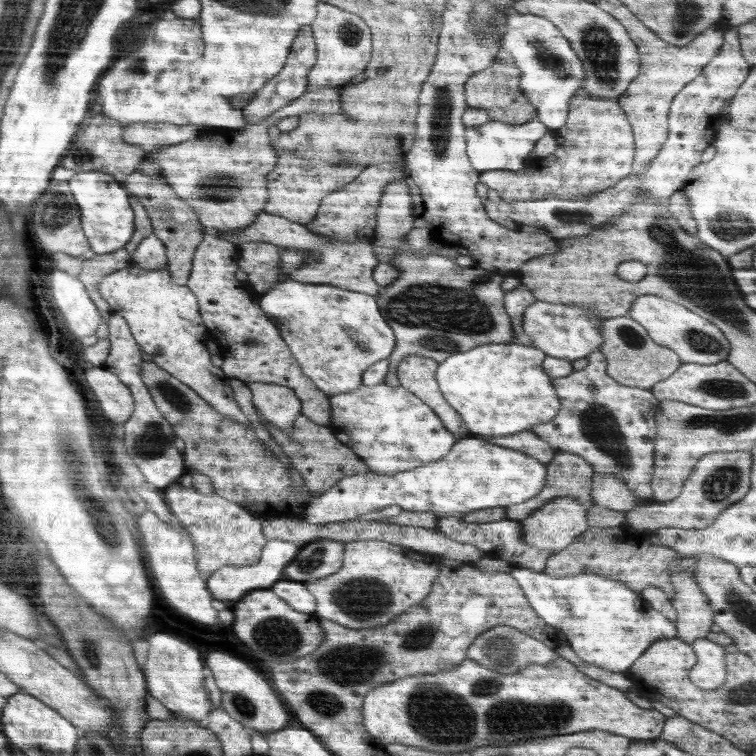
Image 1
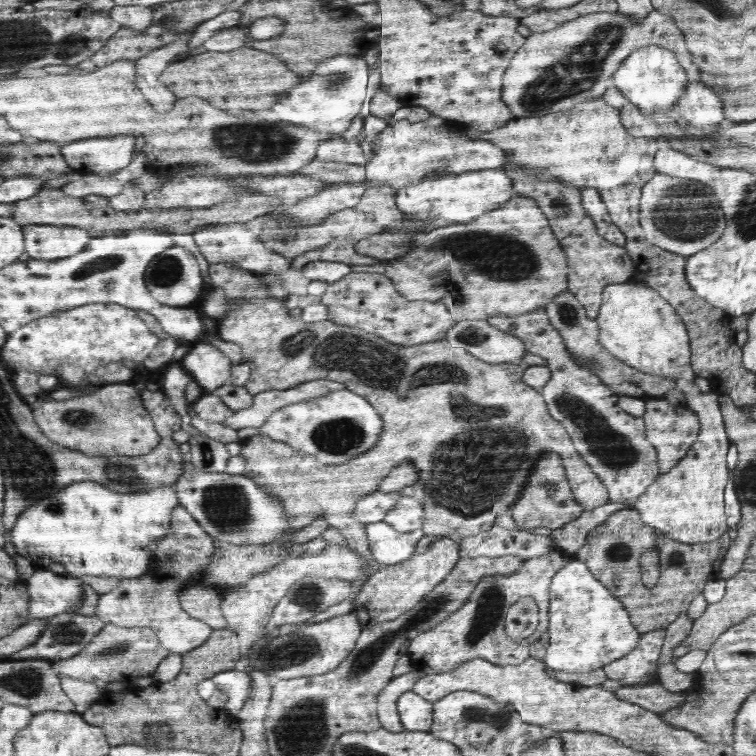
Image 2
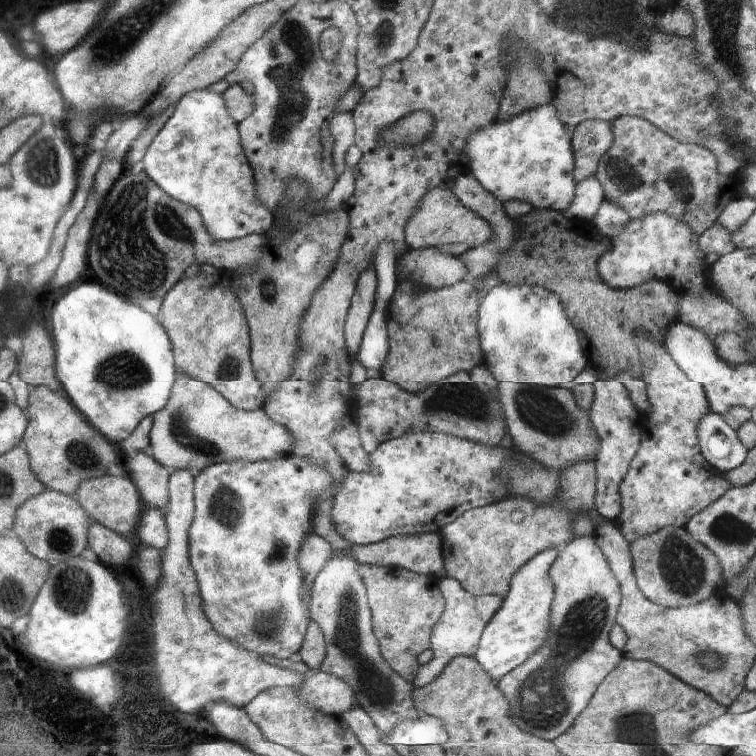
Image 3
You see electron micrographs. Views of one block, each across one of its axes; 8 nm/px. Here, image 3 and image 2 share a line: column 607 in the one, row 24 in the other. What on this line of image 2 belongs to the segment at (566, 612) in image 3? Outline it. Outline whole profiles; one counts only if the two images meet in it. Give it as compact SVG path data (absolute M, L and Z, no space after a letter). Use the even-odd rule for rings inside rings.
M654 8L641 19L632 19L620 11L593 12L566 21L552 30L532 33L515 52L504 72L502 101L519 119L560 112L578 102L602 97L612 85L611 78L626 56L651 44L674 52L679 64L688 72L688 81L701 81L697 64L686 48L684 35L670 15Z

